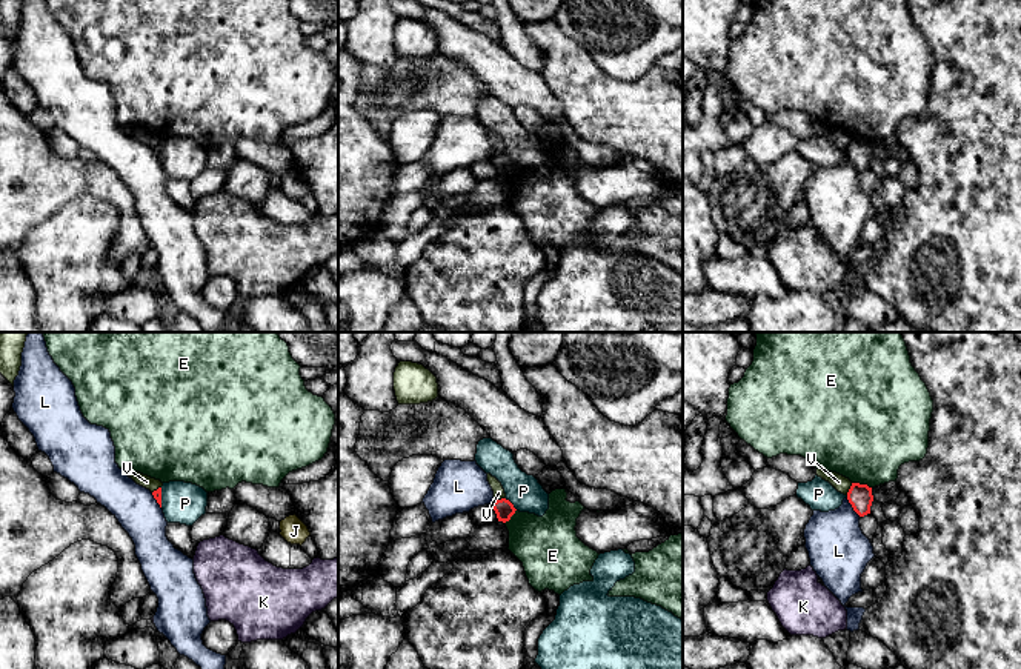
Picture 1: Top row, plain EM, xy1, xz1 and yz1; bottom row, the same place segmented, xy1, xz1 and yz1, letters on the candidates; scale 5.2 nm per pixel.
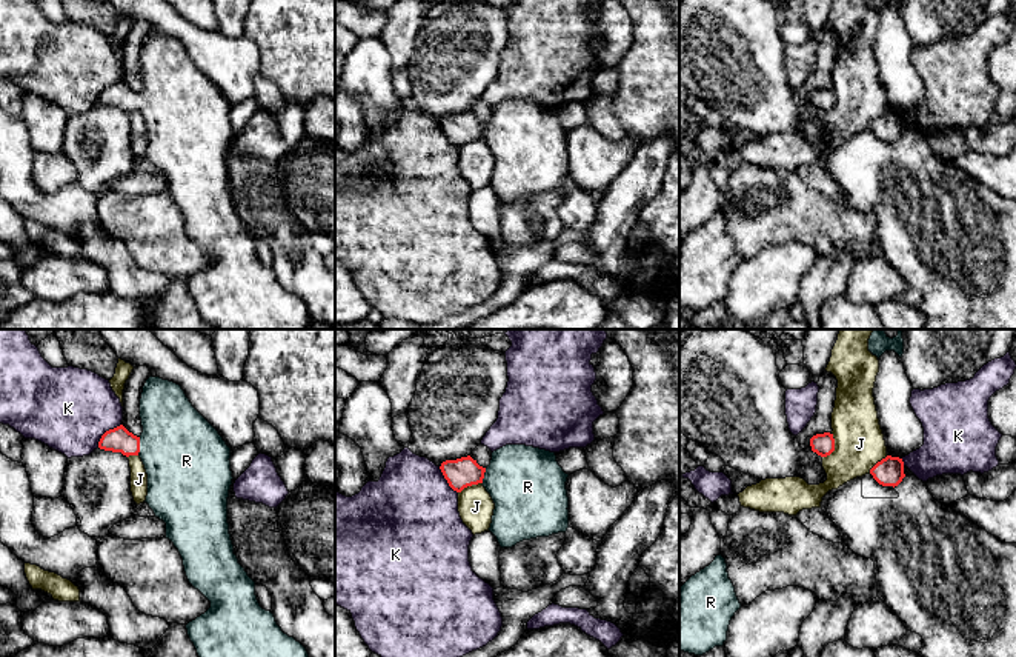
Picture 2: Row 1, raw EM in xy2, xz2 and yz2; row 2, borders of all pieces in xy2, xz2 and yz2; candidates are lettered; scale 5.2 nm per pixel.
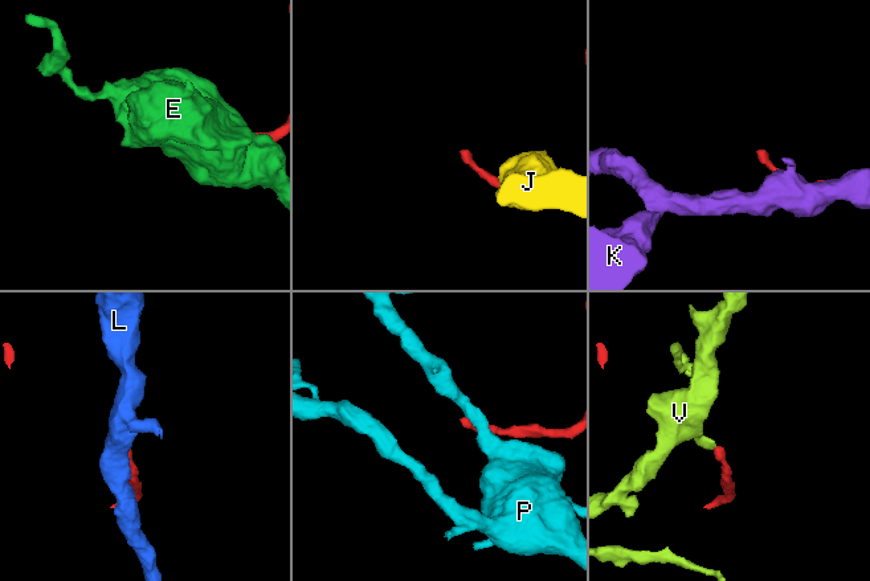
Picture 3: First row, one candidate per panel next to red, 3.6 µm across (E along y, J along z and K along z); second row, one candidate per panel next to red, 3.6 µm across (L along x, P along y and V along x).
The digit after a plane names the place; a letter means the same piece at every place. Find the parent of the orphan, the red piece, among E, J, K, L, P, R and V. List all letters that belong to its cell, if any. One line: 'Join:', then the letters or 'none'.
Join: R

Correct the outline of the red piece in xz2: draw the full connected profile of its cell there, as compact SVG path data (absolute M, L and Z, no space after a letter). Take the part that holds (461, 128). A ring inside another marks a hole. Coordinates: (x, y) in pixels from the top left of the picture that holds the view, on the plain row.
M506 100L492 108L487 123L467 111L446 115L440 125L457 148L478 138L486 143L495 158L489 186L501 203L569 183L569 129L558 120L555 108Z

